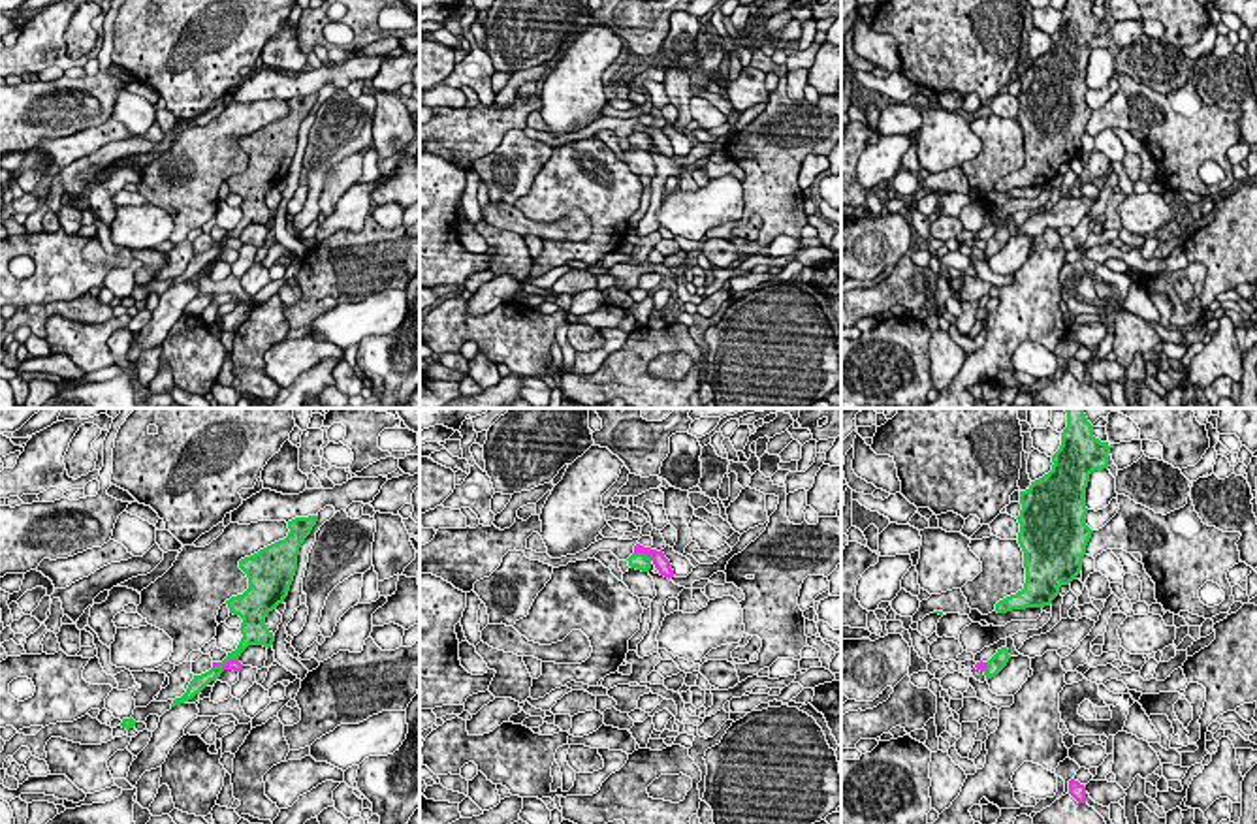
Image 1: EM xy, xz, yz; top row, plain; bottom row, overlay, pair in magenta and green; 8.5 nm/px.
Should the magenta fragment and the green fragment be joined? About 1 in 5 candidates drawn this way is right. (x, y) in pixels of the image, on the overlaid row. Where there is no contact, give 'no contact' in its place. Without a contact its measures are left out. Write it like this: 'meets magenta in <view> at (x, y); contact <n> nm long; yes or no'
meets magenta in xz at (644, 554); contact 170 nm long; no

